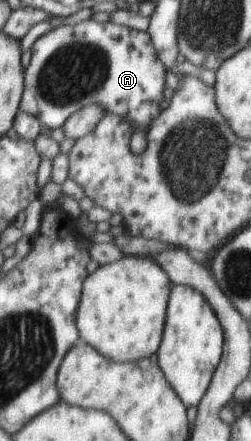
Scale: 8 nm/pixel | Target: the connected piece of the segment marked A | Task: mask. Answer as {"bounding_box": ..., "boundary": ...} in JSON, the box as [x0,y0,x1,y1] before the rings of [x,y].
{"bounding_box":[20,19,164,154],"boundary":[[[88,19],[76,25],[61,25],[38,37],[32,45],[30,63],[24,71],[23,100],[20,110],[36,117],[39,125],[54,130],[61,127],[66,115],[79,112],[92,104],[101,106],[105,114],[119,116],[131,127],[130,149],[140,154],[147,149],[147,130],[151,122],[161,113],[160,101],[164,95],[163,63],[147,32],[137,31],[108,21]]]}

